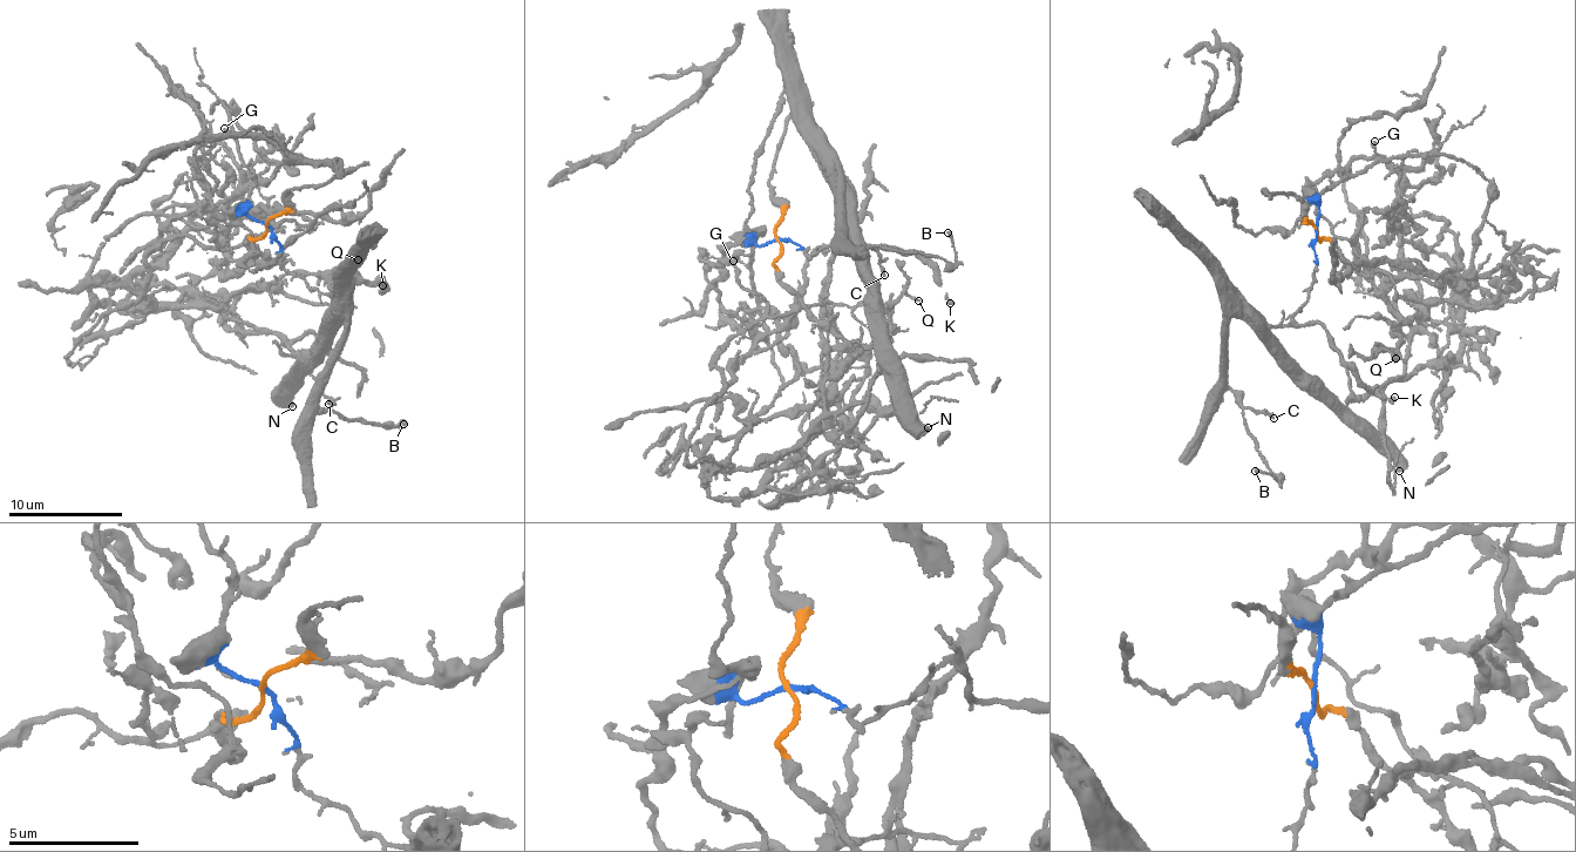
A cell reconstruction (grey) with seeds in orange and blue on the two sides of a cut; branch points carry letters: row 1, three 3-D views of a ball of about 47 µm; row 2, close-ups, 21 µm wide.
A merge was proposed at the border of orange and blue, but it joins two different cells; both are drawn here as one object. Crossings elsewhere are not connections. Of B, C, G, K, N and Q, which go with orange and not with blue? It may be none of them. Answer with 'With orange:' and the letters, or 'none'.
With orange: Q

